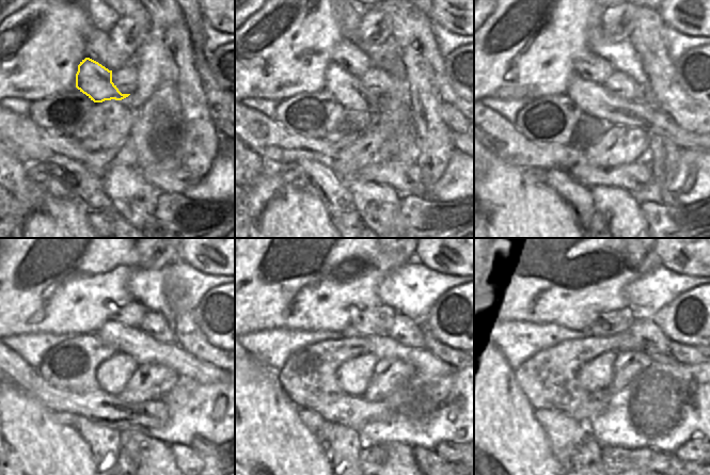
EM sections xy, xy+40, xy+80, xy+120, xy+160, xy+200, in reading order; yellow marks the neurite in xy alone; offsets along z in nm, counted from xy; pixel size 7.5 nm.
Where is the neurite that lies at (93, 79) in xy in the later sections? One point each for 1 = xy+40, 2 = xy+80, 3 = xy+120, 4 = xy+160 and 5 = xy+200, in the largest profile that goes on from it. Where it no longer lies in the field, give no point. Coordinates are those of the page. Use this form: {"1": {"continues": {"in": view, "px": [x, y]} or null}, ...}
{"1": {"continues": {"in": "xy+40", "px": [346, 89]}}, "2": {"continues": {"in": "xy+80", "px": [594, 99]}}, "3": {"continues": {"in": "xy+120", "px": [130, 341]}}, "4": {"continues": {"in": "xy+160", "px": [381, 346]}}, "5": {"continues": {"in": "xy+200", "px": [658, 357]}}}

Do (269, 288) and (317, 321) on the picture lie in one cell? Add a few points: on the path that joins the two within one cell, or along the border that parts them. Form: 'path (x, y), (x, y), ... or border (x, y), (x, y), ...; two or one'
path (280, 304), (280, 314), (286, 319), (301, 319); one

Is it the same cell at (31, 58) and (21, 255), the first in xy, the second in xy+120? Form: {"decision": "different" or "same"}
{"decision": "same"}

